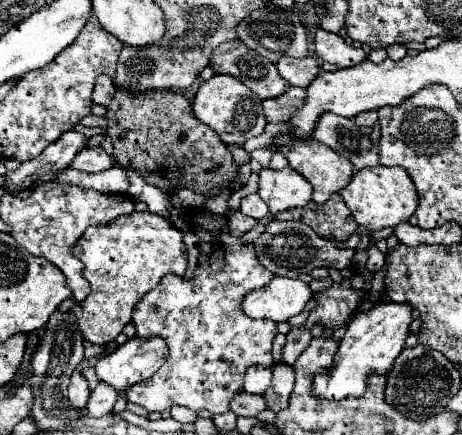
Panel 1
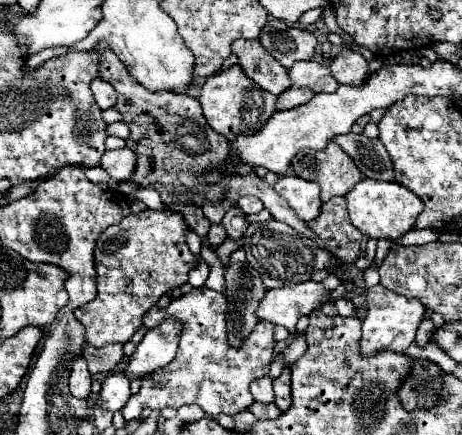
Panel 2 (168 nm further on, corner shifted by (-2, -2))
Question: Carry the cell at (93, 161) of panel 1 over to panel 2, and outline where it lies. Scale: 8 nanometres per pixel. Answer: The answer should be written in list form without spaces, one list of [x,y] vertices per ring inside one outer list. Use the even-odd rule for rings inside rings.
[[[116,149],[116,151],[106,151],[102,155],[102,169],[116,181],[126,181],[130,179],[134,171],[134,153],[130,149]]]

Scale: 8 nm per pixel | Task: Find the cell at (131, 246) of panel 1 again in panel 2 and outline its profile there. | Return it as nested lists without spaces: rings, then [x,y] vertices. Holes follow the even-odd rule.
[[[146,209],[142,215],[126,215],[110,233],[100,235],[96,247],[98,297],[76,311],[78,321],[86,327],[86,341],[90,345],[126,343],[142,327],[142,315],[162,295],[188,281],[188,271],[196,267],[198,259],[190,253],[184,233],[186,221],[180,213]]]

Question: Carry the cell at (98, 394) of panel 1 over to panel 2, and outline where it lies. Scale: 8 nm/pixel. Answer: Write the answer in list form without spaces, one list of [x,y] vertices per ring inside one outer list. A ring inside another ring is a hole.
[[[122,373],[108,375],[106,381],[102,383],[100,397],[94,401],[96,409],[106,409],[106,411],[120,411],[130,399],[130,381]]]

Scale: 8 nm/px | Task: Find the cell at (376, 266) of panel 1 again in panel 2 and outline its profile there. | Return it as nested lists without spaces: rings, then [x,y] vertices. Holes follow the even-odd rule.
[[[380,283],[366,291],[366,303],[368,303],[368,315],[362,323],[362,341],[360,341],[360,355],[370,357],[384,349],[390,349],[394,353],[404,353],[416,337],[418,325],[426,313],[422,303],[410,301],[404,295],[398,295],[394,291],[388,291]]]

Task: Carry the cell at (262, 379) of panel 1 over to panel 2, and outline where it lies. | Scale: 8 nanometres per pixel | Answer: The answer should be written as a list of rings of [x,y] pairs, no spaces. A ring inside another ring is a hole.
[[[266,375],[266,377],[254,379],[254,383],[250,385],[250,391],[252,391],[252,395],[254,395],[256,401],[260,401],[260,403],[272,403],[272,401],[274,401],[274,393],[272,393],[272,377]]]

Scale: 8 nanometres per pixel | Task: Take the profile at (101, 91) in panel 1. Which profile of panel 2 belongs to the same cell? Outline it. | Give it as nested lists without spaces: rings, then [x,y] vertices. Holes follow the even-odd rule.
[[[98,77],[98,79],[92,81],[90,87],[92,87],[92,93],[94,93],[96,105],[100,109],[110,109],[110,107],[116,105],[116,91],[114,91],[114,87],[108,81],[104,81],[104,79]]]

